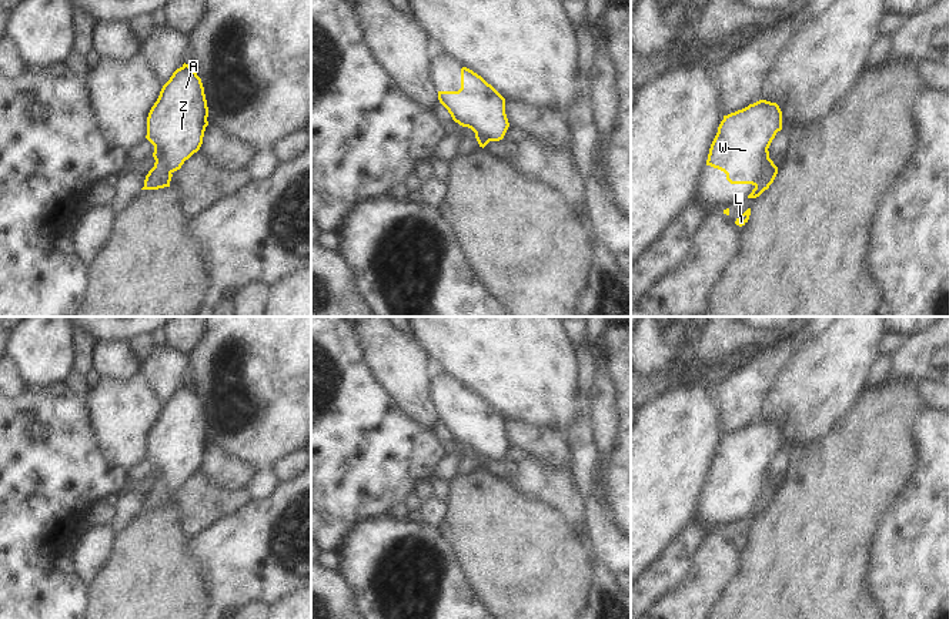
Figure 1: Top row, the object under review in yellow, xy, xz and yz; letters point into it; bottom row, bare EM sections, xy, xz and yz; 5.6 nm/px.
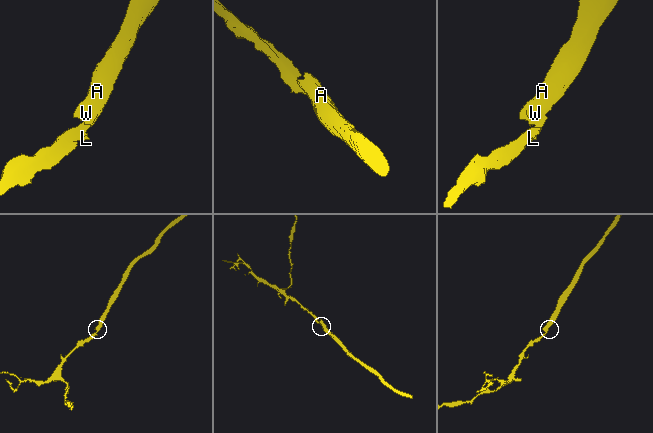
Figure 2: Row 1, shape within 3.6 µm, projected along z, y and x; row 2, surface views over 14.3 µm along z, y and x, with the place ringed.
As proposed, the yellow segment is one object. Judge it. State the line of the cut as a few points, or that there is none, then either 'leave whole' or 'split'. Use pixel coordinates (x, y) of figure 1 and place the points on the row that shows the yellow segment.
yz (768, 157), (755, 186) | split

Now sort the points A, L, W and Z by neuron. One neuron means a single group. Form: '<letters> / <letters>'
A W Z / L

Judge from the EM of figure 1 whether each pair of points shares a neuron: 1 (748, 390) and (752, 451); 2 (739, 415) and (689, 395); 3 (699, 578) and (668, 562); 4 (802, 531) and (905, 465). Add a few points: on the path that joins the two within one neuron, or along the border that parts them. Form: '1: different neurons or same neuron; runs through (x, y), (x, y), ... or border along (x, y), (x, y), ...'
1: different neurons; border along (759, 418), (724, 435)
2: different neurons; border along (717, 385), (717, 407), (724, 434)
3: different neurons; border along (701, 541), (688, 572), (664, 595)
4: same neuron; runs through (828, 505), (868, 465), (879, 465)

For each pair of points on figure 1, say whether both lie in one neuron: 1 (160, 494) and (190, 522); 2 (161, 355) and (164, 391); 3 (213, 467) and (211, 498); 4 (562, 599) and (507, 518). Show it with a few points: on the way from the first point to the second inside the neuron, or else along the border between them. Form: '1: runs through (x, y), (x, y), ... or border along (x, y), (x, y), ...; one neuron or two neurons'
1: runs through (170, 498), (174, 498), (189, 512); one neuron
2: runs through (164, 364), (164, 382); one neuron
3: border along (199, 469), (217, 487), (244, 489); two neurons
4: runs through (542, 579), (507, 544), (507, 538); one neuron

